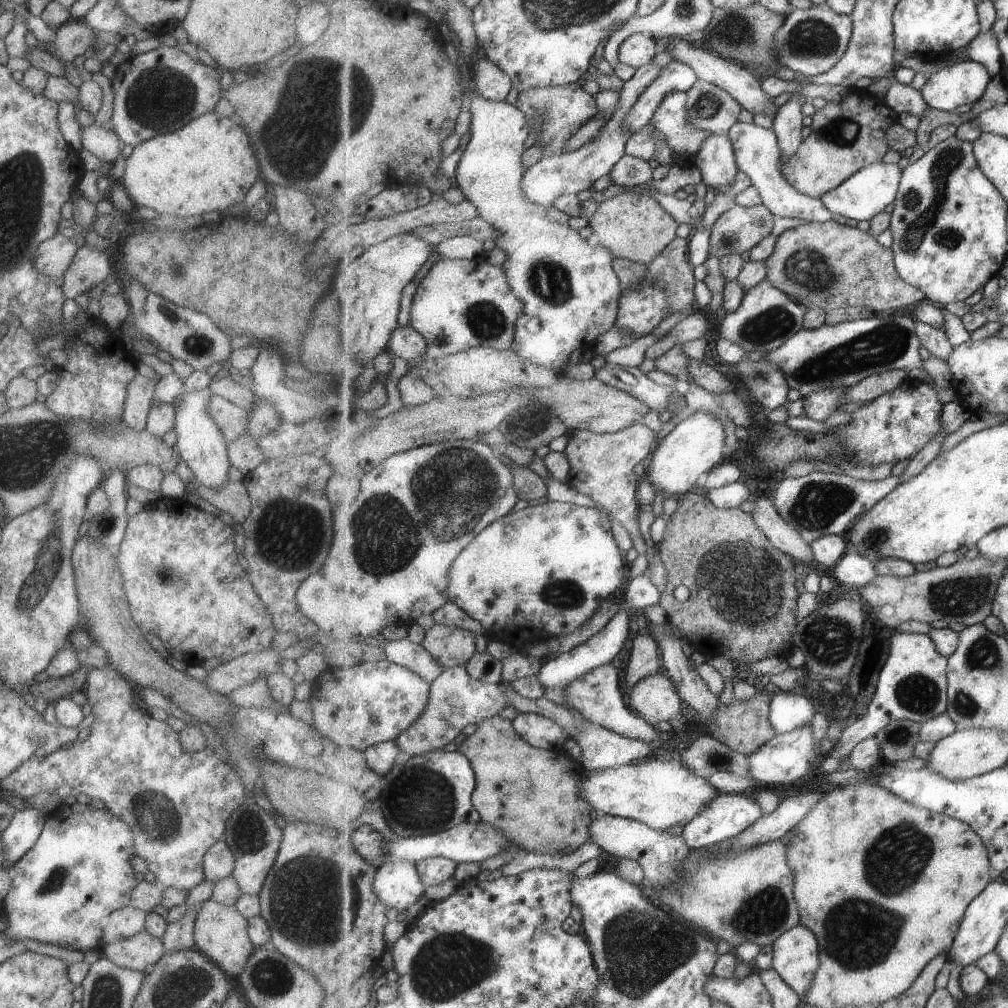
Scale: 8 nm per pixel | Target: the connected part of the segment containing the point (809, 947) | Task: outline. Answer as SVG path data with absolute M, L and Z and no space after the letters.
M798 925L774 944L775 969L802 997L809 994L821 968L818 935L806 925Z

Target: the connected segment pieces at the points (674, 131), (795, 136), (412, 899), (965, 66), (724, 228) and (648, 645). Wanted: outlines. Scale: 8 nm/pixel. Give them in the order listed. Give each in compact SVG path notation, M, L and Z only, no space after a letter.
M674 93L667 97L657 110L652 122L663 132L676 152L698 156L705 140L713 131L688 132L689 126L689 94Z
M794 92L794 98L783 106L781 114L774 122L774 129L779 134L781 147L786 155L795 155L800 145L805 141L802 128L804 128L804 114L802 108L811 99L806 94Z
M394 859L379 867L375 888L389 908L405 912L426 894L427 884L416 863Z
M966 59L932 74L924 96L934 109L952 112L962 104L978 102L986 94L993 77L984 63Z
M764 203L753 207L735 205L713 226L711 255L723 259L728 255L754 250L774 232L778 218Z
M642 634L633 640L633 649L627 668L627 684L633 690L640 679L662 671L663 650L654 634Z

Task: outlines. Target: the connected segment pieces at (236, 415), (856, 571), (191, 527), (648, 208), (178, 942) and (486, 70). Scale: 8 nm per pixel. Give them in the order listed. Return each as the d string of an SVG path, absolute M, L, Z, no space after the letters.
M212 395L207 404L207 411L222 431L228 443L245 434L248 410L218 395Z
M854 544L850 545L850 550L833 571L836 578L846 587L858 589L872 584L880 576L876 565Z
M162 497L157 501L145 505L143 510L138 512L138 514L127 517L124 540L116 551L116 558L123 576L123 587L130 610L132 610L132 616L145 633L148 632L157 635L169 651L170 656L176 660L184 660L189 665L200 665L206 658L223 658L224 662L228 662L246 653L272 649L273 636L277 630L269 612L266 610L265 604L254 592L249 574L238 561L238 554L234 547L234 534L233 527L226 525L219 517L196 508L196 506L193 506L185 499Z
M625 192L602 204L589 223L600 242L615 254L616 259L630 259L639 263L654 262L677 239L680 223L648 194Z
M199 904L189 906L189 911L176 922L168 924L163 936L166 953L192 949L195 946L195 914Z
M484 54L475 57L472 65L472 76L477 82L478 90L483 97L503 101L510 96L514 88L513 78L500 65L488 59Z

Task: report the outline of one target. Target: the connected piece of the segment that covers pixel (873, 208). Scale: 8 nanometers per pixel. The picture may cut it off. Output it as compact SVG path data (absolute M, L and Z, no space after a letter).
M874 163L863 168L857 175L849 178L840 187L826 192L821 196L824 204L836 214L841 214L847 218L871 221L877 214L884 212L892 202L897 199L901 190L901 182L905 170L899 163Z

